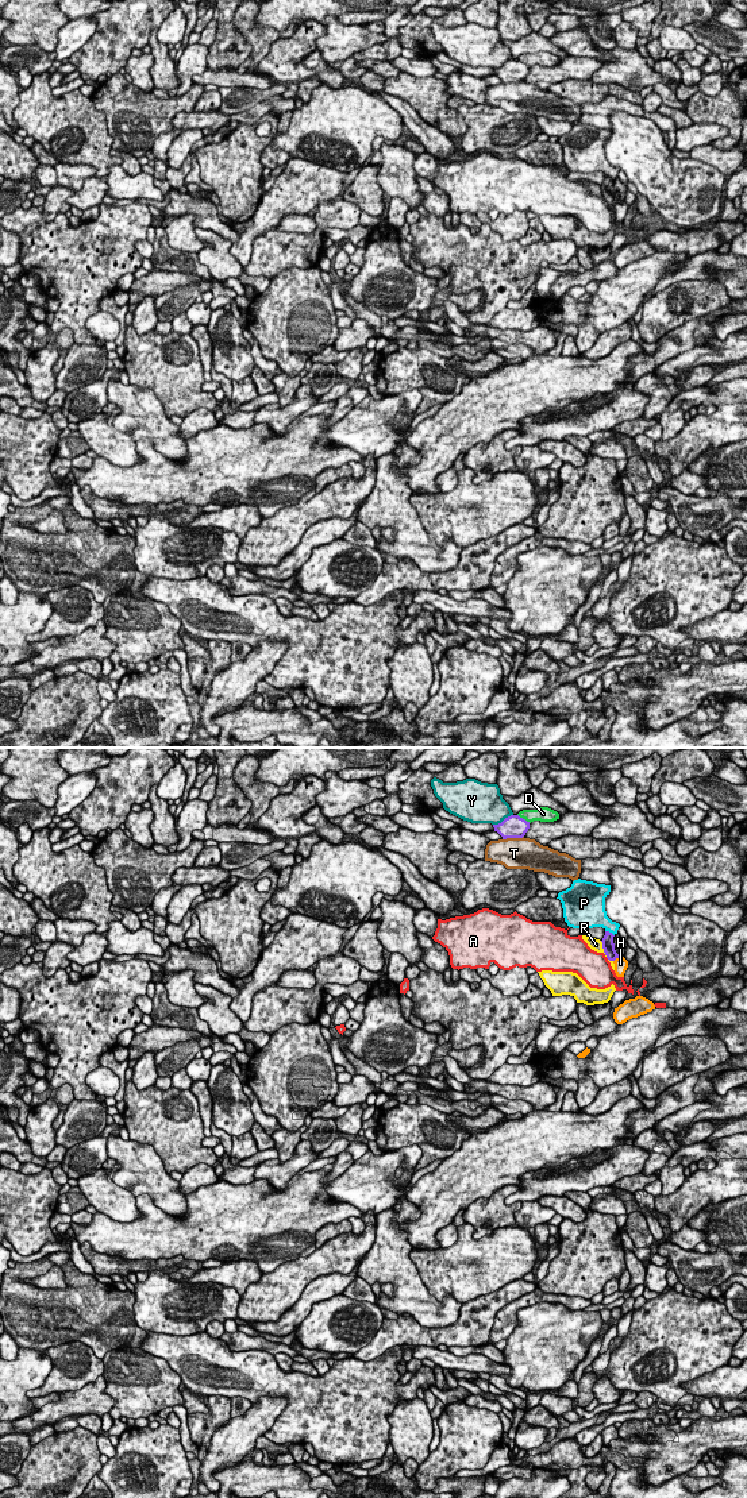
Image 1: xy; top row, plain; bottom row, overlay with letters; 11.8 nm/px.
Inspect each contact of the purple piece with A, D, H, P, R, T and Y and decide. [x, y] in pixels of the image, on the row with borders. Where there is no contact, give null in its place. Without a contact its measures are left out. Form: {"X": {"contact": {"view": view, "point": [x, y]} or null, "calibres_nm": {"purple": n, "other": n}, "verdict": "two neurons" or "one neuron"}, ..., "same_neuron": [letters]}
{"A": {"contact": null, "verdict": "two neurons"}, "D": {"contact": {"view": "xy", "point": [524, 819]}, "calibres_nm": {"purple": 280, "other": 190}, "verdict": "two neurons"}, "H": {"contact": {"view": "xy", "point": [616, 957]}, "calibres_nm": {"purple": 140, "other": 160}, "verdict": "two neurons"}, "P": {"contact": {"view": "xy", "point": [608, 931]}, "calibres_nm": {"purple": 140, "other": 280}, "verdict": "two neurons"}, "R": {"contact": {"view": "xy", "point": [604, 949]}, "calibres_nm": {"purple": 140, "other": 140}, "verdict": "two neurons"}, "T": {"contact": {"view": "xy", "point": [512, 837]}, "calibres_nm": {"purple": 280, "other": 380}, "verdict": "two neurons"}, "Y": {"contact": {"view": "xy", "point": [504, 819]}, "calibres_nm": {"purple": 280, "other": 400}, "verdict": "two neurons"}, "same_neuron": []}

